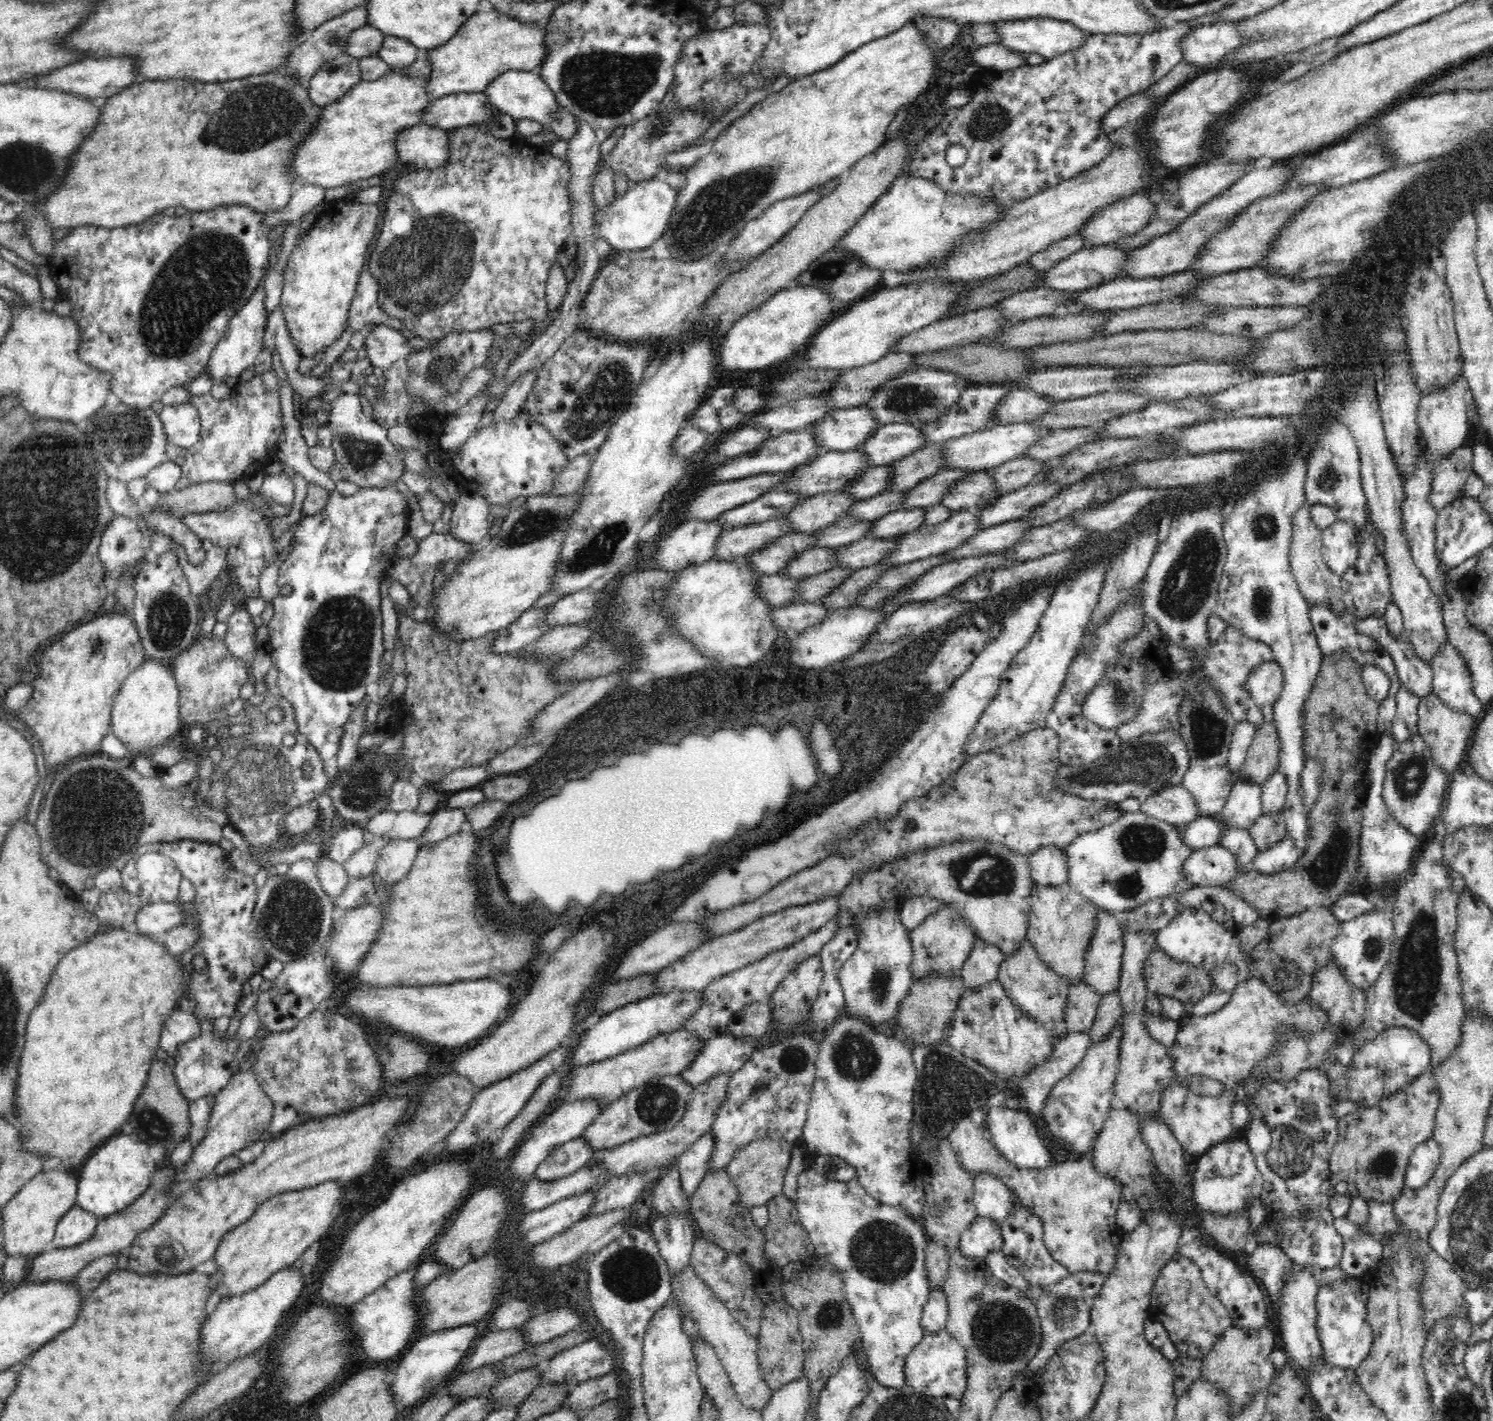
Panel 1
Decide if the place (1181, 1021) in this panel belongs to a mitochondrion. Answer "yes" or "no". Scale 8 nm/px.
no

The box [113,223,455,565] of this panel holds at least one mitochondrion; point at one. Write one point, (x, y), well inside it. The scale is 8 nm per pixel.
(206, 275)

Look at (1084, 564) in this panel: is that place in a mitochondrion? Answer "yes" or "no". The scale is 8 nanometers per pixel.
no

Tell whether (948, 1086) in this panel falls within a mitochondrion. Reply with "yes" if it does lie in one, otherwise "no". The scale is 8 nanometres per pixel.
yes

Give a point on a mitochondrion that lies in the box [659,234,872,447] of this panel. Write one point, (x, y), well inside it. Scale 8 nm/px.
(831, 268)

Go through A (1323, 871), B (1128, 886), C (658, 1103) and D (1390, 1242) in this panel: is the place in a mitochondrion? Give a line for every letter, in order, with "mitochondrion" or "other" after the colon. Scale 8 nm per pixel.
A: mitochondrion
B: mitochondrion
C: mitochondrion
D: other

